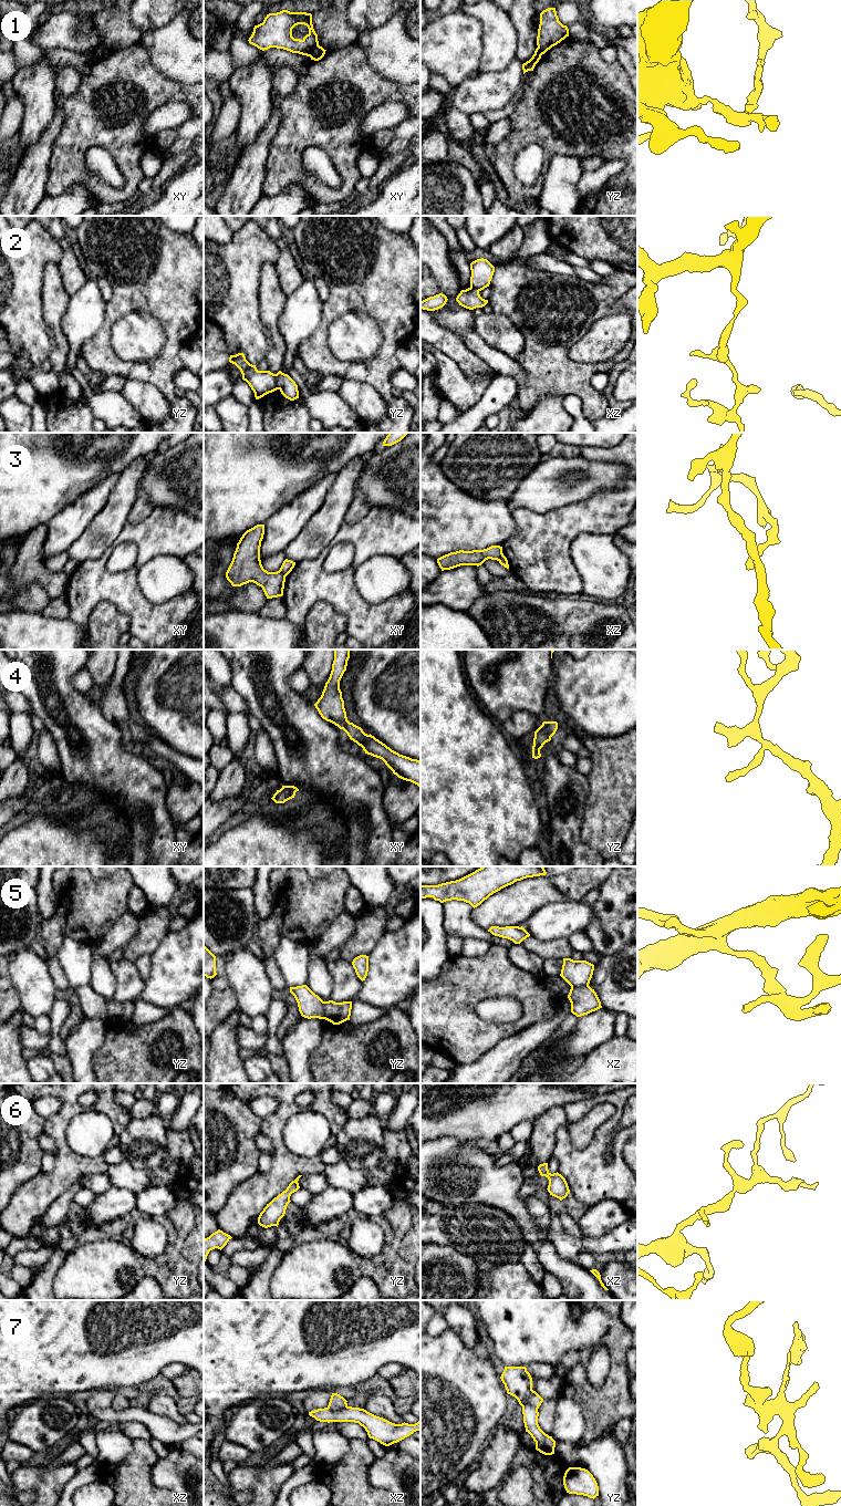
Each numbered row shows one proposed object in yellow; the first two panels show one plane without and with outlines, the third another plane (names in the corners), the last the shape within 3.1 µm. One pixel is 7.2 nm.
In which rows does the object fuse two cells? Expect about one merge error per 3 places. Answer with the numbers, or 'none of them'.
1, 2, 3, 5, 7

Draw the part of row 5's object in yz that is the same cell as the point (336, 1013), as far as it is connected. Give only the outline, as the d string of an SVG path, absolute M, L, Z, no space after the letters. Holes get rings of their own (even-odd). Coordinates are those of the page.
M324 1001L324 1019L333 1025L340 1025L346 1020L350 1020L351 1009L352 1001Z

